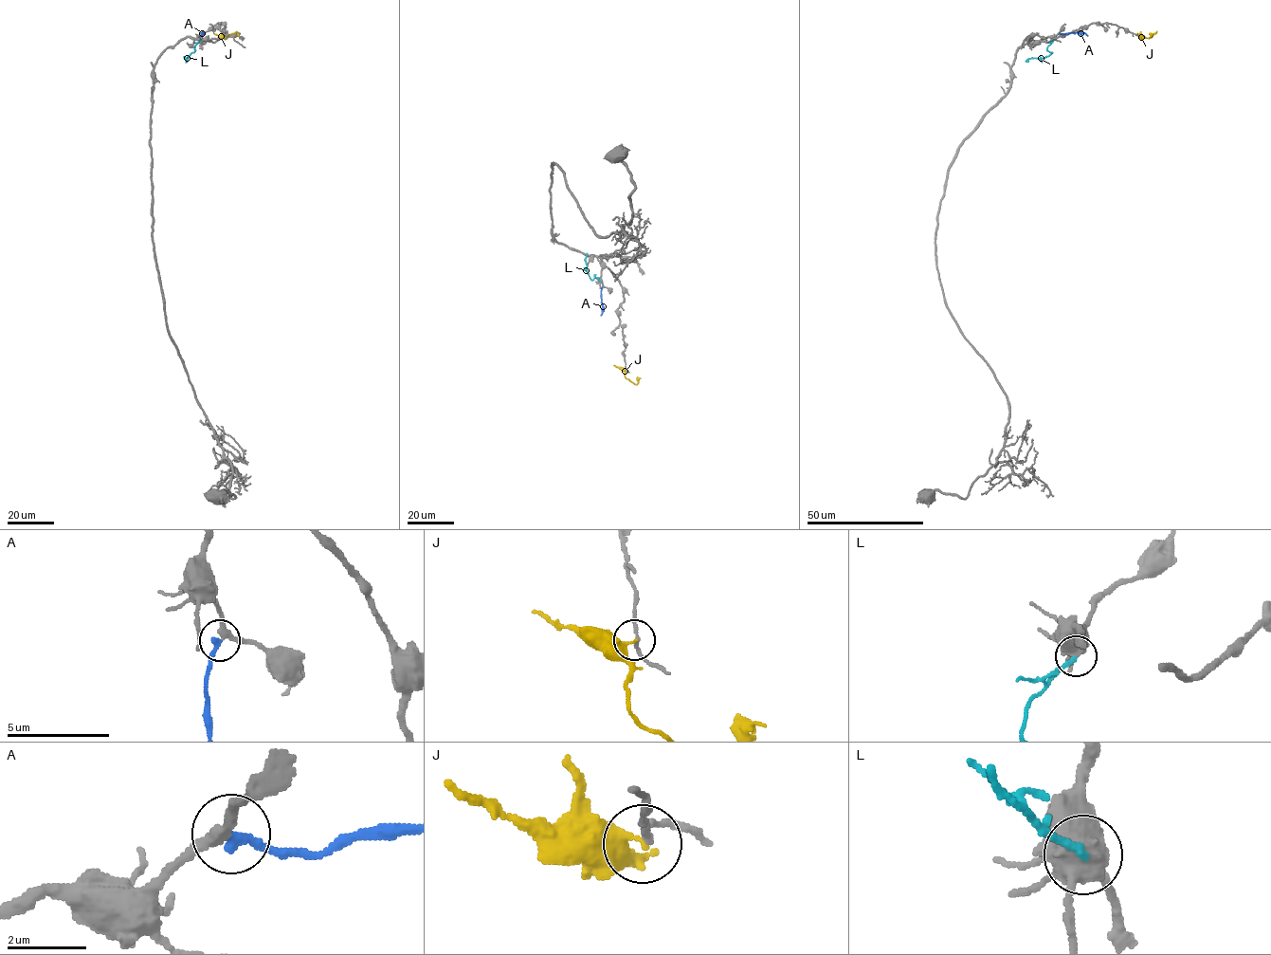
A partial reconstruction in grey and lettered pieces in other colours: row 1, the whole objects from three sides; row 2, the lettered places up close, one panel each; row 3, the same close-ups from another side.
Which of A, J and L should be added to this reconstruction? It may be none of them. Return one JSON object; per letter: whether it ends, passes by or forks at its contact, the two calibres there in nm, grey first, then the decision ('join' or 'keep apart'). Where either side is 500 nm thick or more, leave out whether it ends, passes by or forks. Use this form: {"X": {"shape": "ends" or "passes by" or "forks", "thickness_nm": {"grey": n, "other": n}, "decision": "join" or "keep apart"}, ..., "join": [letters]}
{"A": {"shape": "ends", "thickness_nm": {"grey": 280, "other": 280}, "decision": "join"}, "J": {"shape": "ends", "thickness_nm": {"grey": 160, "other": 340}, "decision": "keep apart"}, "L": {"shape": "ends", "thickness_nm": {"grey": 480, "other": 200}, "decision": "keep apart"}, "join": ["A"]}

